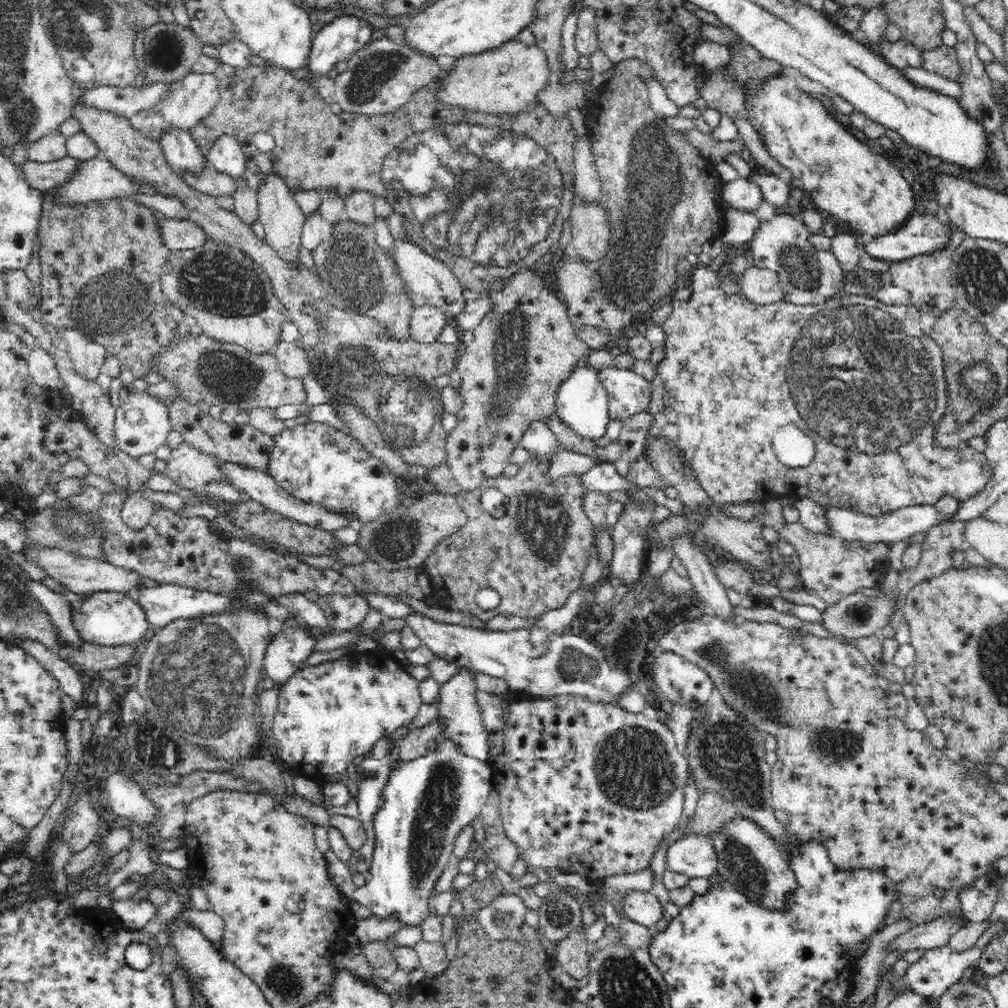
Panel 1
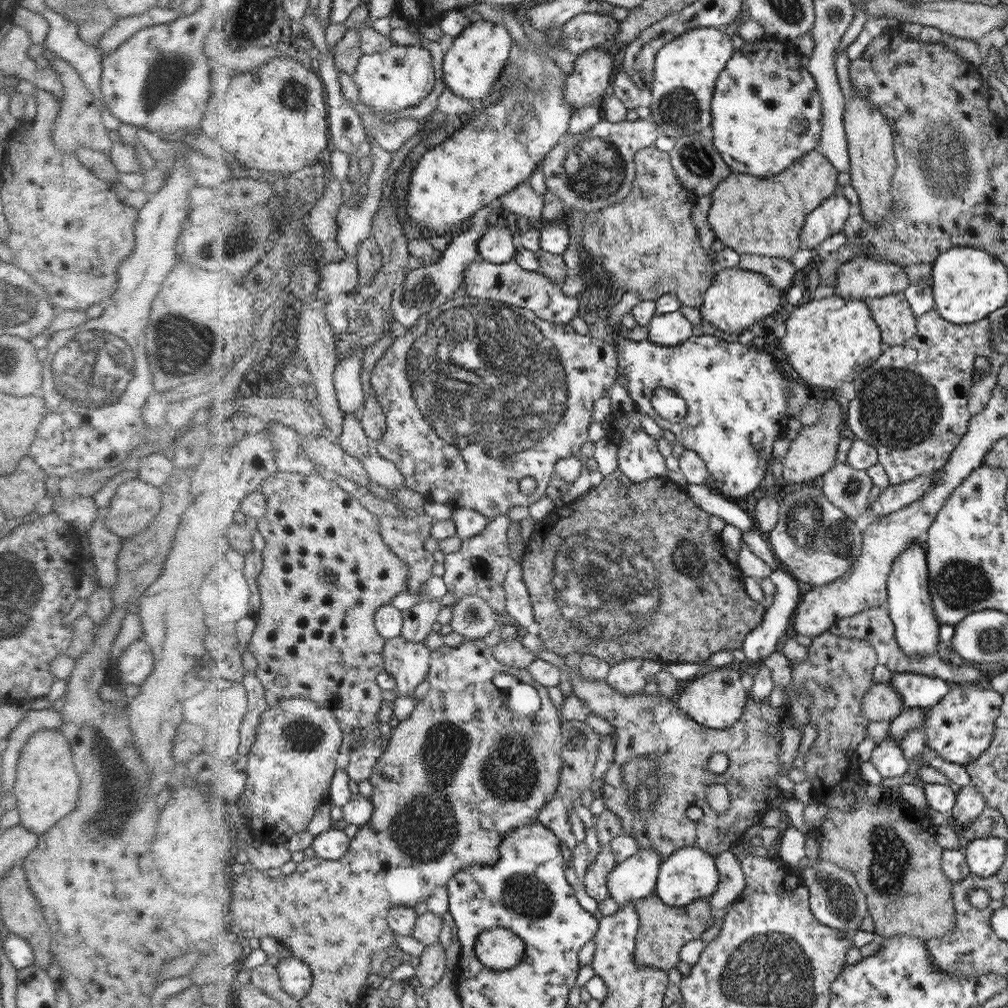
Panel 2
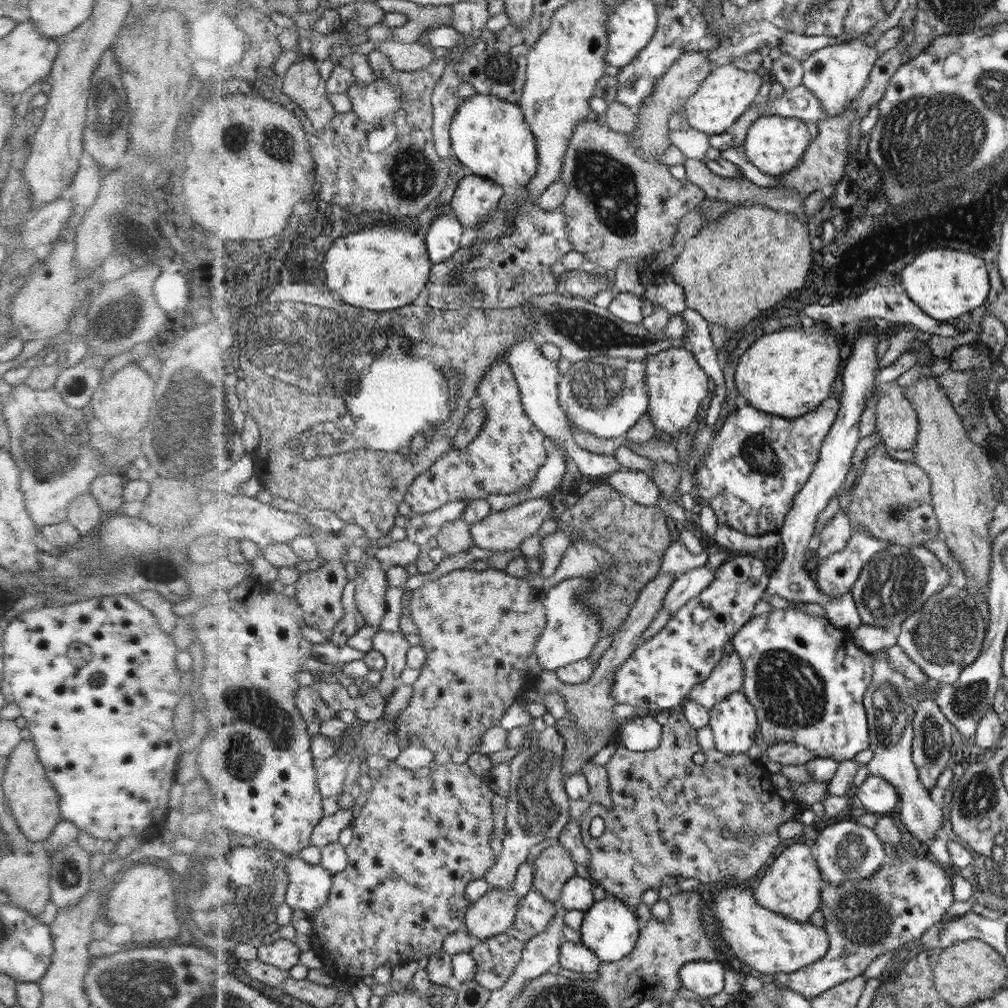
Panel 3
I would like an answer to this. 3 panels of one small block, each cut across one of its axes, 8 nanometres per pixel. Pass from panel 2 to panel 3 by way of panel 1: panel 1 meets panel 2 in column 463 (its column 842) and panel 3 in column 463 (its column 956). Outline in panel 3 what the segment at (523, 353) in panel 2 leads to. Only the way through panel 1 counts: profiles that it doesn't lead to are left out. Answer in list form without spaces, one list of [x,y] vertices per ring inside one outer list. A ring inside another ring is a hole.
[[[505,359],[492,364],[492,367],[484,373],[482,381],[478,383],[477,395],[469,401],[469,408],[471,411],[480,407],[486,410],[486,421],[484,421],[486,425],[483,424],[483,429],[474,442],[465,446],[460,445],[444,455],[408,490],[406,502],[412,506],[413,513],[434,512],[440,510],[445,504],[457,500],[484,499],[489,494],[518,493],[537,477],[538,470],[547,459],[544,452],[544,434],[525,411],[524,404],[521,402],[520,384],[513,374],[513,368]]]

